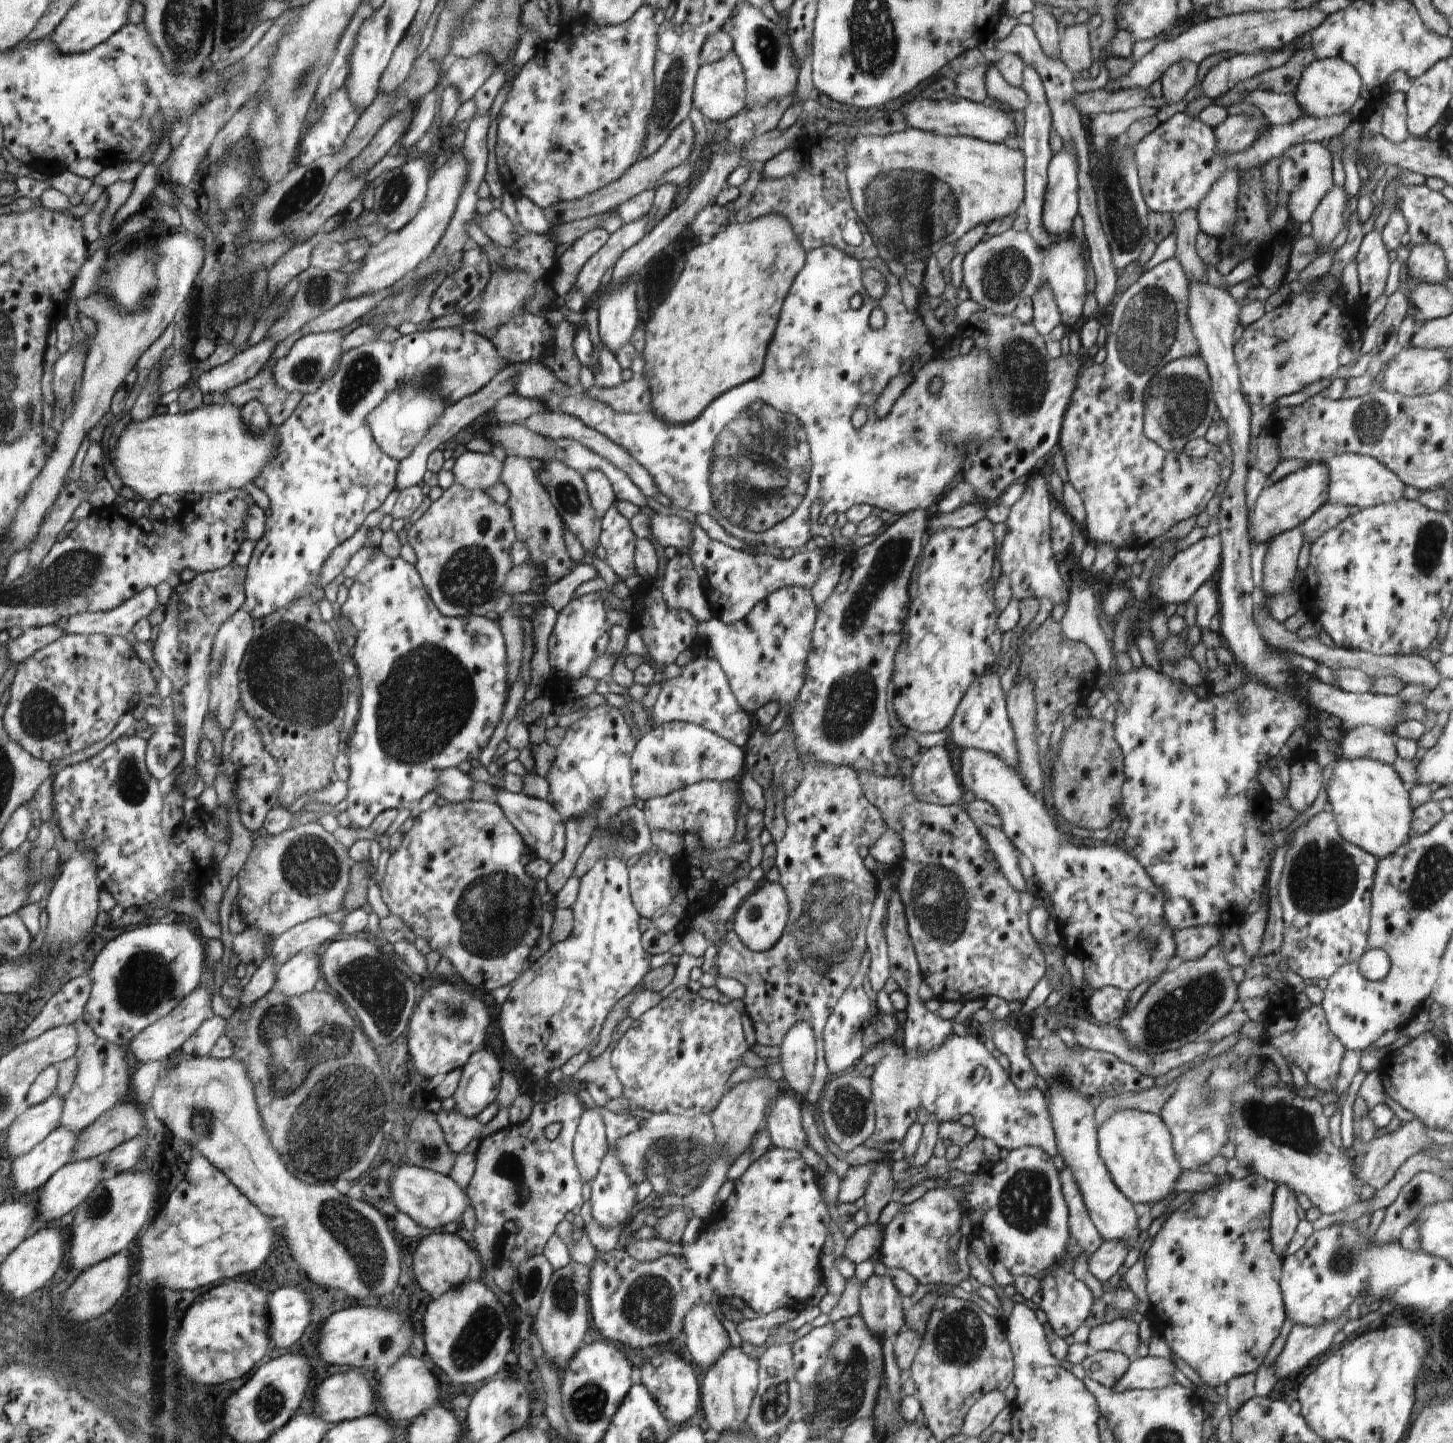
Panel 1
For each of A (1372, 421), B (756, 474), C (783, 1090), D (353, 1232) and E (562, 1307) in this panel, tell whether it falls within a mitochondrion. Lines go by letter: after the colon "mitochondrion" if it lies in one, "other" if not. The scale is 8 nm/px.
A: mitochondrion
B: mitochondrion
C: other
D: mitochondrion
E: mitochondrion

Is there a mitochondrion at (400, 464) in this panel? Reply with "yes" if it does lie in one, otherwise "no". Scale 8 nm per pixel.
no

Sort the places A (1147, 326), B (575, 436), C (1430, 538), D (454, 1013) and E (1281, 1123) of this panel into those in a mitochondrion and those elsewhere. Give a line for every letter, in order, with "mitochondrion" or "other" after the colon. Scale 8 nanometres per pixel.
A: mitochondrion
B: other
C: mitochondrion
D: mitochondrion
E: mitochondrion

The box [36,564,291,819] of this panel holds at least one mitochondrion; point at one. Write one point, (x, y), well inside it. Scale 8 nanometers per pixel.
(133, 789)

